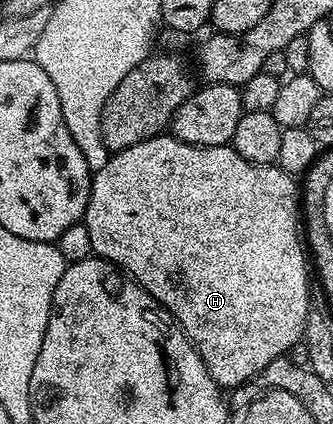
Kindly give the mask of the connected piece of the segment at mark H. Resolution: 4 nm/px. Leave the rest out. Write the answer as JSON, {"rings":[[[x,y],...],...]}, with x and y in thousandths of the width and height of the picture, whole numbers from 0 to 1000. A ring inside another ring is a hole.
{"rings":[[[514,314],[486,318],[465,318],[459,328],[438,333],[414,333],[414,342],[390,342],[378,351],[327,363],[318,389],[285,396],[276,417],[276,443],[270,446],[270,465],[264,481],[252,495],[252,512],[246,519],[246,535],[264,542],[264,573],[279,583],[285,599],[297,608],[324,613],[327,620],[360,632],[363,639],[381,644],[405,665],[417,667],[444,693],[477,710],[483,724],[505,733],[517,750],[529,755],[529,764],[547,774],[553,788],[565,792],[568,804],[589,818],[589,828],[607,842],[607,851],[619,861],[619,870],[631,880],[631,889],[649,901],[664,917],[685,917],[685,913],[721,913],[742,894],[757,894],[778,887],[799,870],[799,861],[811,861],[811,851],[823,851],[841,837],[865,837],[874,830],[874,818],[904,807],[913,797],[913,769],[925,755],[925,736],[931,717],[925,717],[925,649],[931,658],[931,620],[919,608],[919,583],[907,571],[907,481],[895,467],[895,432],[880,415],[844,403],[838,392],[808,389],[802,394],[769,394],[751,380],[739,380],[727,370],[715,370],[715,361],[691,344],[667,347],[598,347],[595,342],[571,342],[550,337],[544,328],[532,328]]]}

